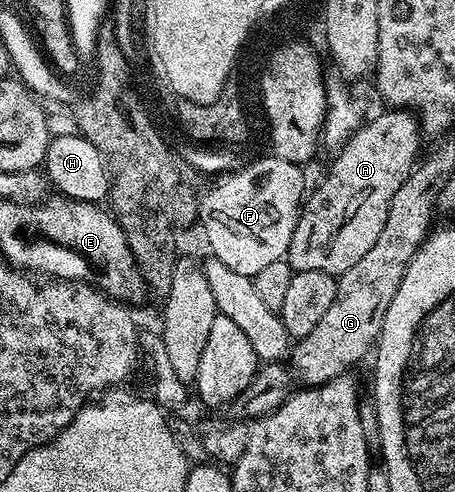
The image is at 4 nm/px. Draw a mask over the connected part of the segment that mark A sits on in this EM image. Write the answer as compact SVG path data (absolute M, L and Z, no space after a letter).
M385 108L382 111L382 114L375 115L373 119L370 117L358 126L344 146L336 151L337 159L330 164L329 175L314 190L312 187L311 193L304 199L301 215L295 224L295 236L291 236L287 255L288 264L294 272L343 275L347 268L355 268L355 264L359 264L359 260L363 260L365 253L374 246L375 240L379 240L379 232L383 232L383 224L387 224L391 200L395 200L399 184L407 180L418 161L417 148L423 141L419 133L419 123L408 109Z

